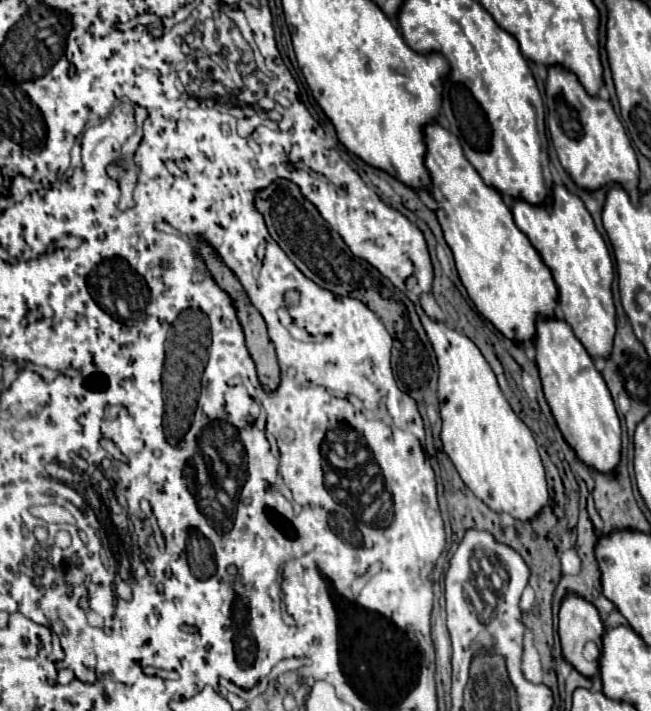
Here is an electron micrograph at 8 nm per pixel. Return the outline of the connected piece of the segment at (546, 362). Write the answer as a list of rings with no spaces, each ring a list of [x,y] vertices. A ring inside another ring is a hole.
[[[538,318],[534,348],[544,396],[566,442],[576,450],[584,464],[606,474],[614,472],[620,460],[620,420],[610,390],[596,370],[592,356],[574,336],[568,322],[558,318]]]

